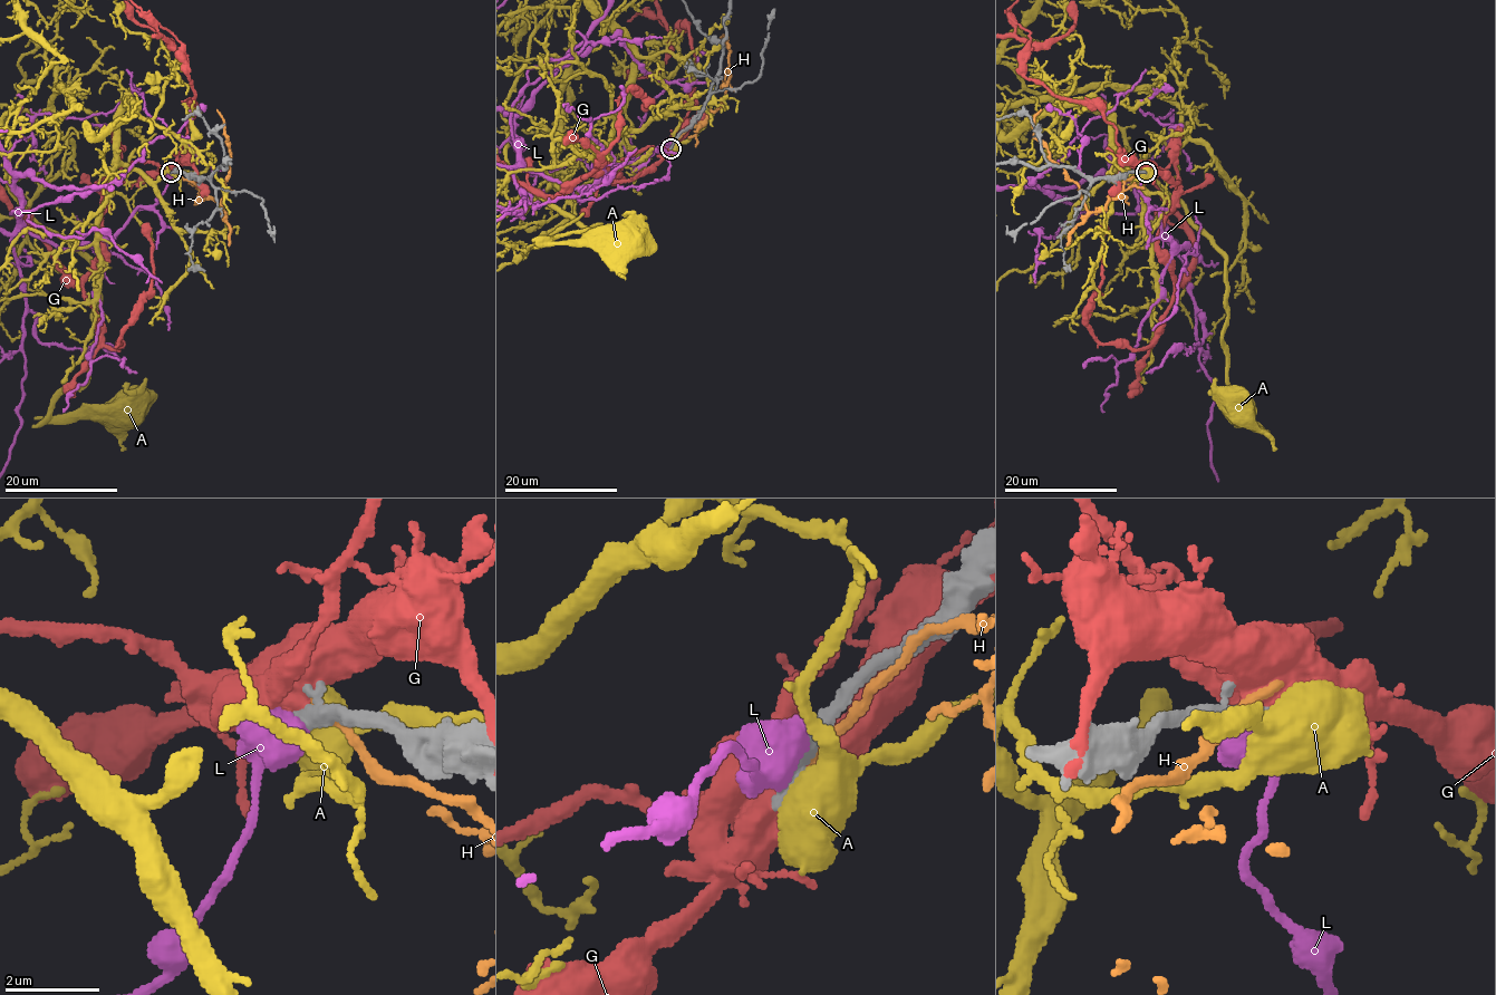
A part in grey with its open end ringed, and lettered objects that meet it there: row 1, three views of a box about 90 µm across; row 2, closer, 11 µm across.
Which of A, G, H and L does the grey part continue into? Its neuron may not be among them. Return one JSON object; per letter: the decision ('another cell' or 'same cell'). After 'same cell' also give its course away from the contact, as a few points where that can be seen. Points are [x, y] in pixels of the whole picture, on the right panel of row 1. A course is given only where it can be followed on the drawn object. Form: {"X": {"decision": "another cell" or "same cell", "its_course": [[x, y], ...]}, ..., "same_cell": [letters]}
{"A": {"decision": "another cell"}, "G": {"decision": "another cell"}, "H": {"decision": "another cell"}, "L": {"decision": "another cell"}, "same_cell": []}

